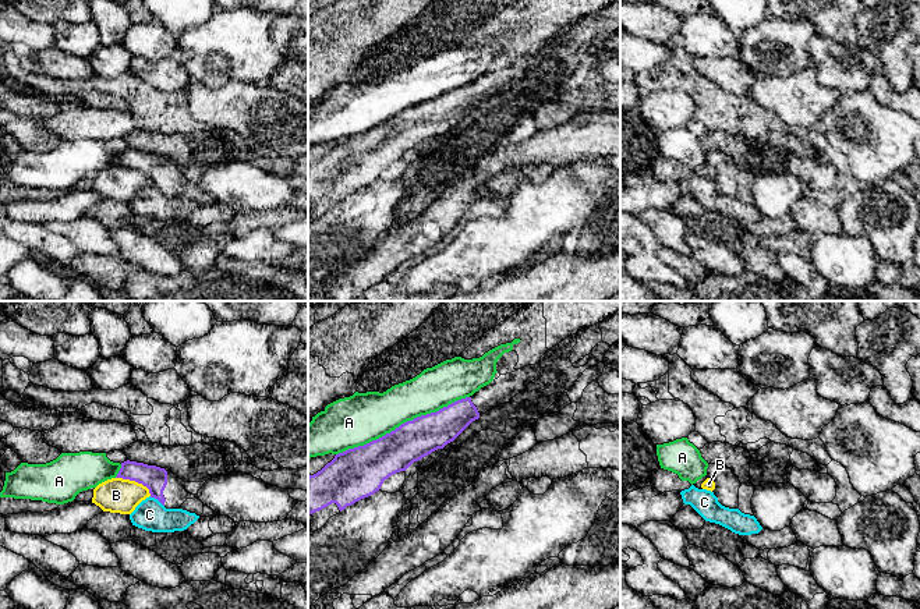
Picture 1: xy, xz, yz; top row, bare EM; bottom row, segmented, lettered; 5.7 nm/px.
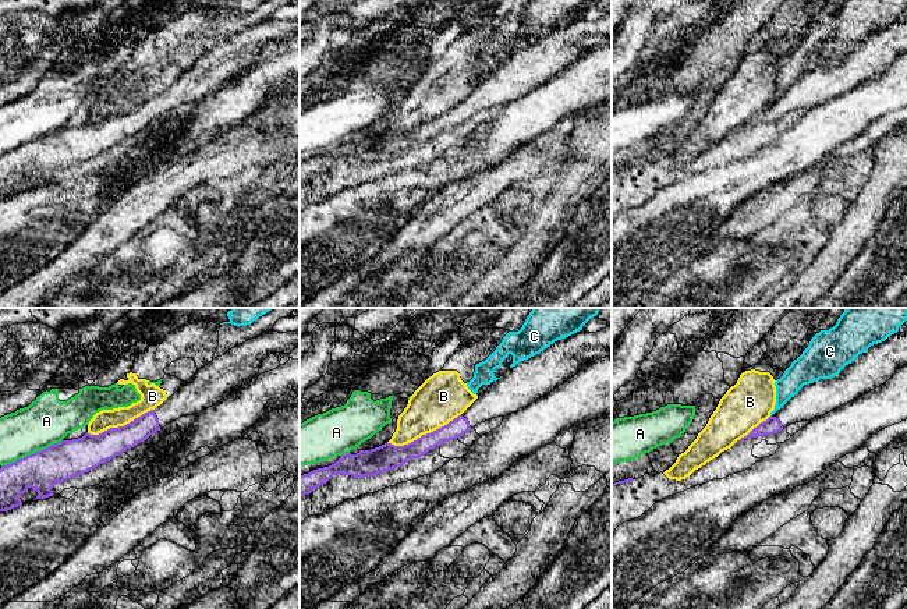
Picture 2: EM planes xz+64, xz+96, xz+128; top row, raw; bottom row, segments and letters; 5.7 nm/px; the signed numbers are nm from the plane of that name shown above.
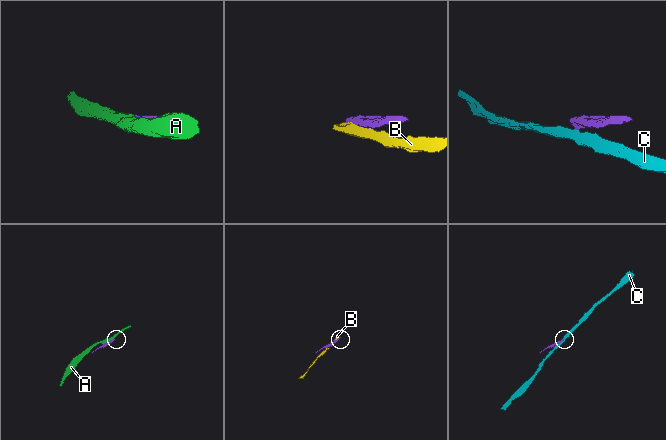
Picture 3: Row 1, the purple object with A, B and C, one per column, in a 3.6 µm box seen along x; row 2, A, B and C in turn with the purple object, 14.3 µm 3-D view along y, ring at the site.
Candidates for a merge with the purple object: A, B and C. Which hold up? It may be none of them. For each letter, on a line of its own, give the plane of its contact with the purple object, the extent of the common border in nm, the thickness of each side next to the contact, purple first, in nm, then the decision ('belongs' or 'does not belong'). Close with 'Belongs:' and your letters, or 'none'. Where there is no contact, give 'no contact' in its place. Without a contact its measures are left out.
A: meets purple in xz; contact 850 nm long; 240 nm thick on the purple side, 280 nm on the other; does not belong
B: meets purple in xy; contact 240 nm long; 140 nm thick on the purple side, 200 nm on the other; does not belong
C: meets purple in xy; contact 110 nm long; 140 nm thick on the purple side, 180 nm on the other; does not belong
Belongs: none

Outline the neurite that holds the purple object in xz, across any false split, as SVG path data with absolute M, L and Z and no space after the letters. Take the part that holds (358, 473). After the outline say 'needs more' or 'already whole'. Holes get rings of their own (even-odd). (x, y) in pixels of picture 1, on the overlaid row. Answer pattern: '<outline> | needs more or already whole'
M541 361L500 375L470 397L407 421L364 446L336 454L321 471L308 477L308 514L314 517L309 531L321 530L347 506L378 492L390 475L443 449L473 421L523 392L539 371Z | needs more

